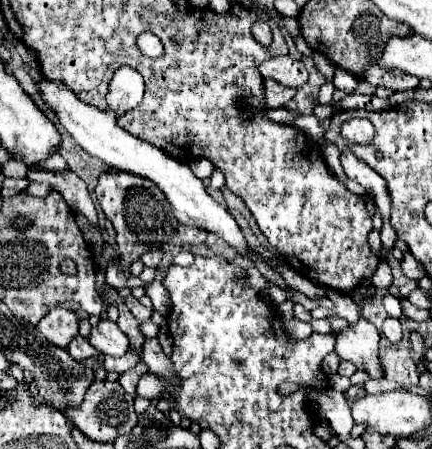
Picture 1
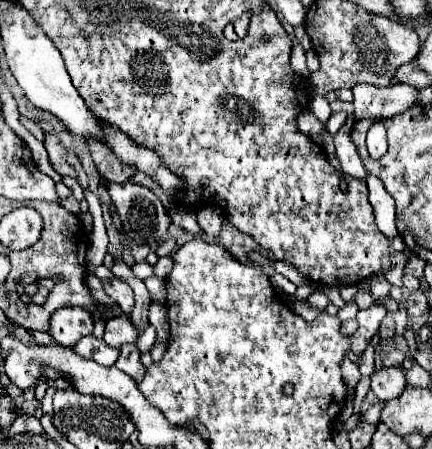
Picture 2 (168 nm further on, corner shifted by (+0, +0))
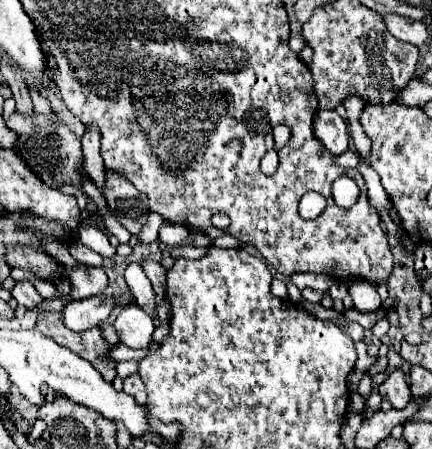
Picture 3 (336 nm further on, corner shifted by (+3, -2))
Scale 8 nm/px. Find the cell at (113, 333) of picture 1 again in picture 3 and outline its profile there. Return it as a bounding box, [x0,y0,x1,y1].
[112,305,154,349]

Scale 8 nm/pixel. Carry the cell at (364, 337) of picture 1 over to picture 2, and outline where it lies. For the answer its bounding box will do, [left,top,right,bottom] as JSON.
[371,369,407,401]

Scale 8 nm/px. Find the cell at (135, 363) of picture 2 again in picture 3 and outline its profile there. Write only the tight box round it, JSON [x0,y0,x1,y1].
[124,373,146,403]

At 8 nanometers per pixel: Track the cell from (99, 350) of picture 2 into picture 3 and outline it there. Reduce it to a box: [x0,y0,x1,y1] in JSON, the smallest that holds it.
[108,343,148,363]

